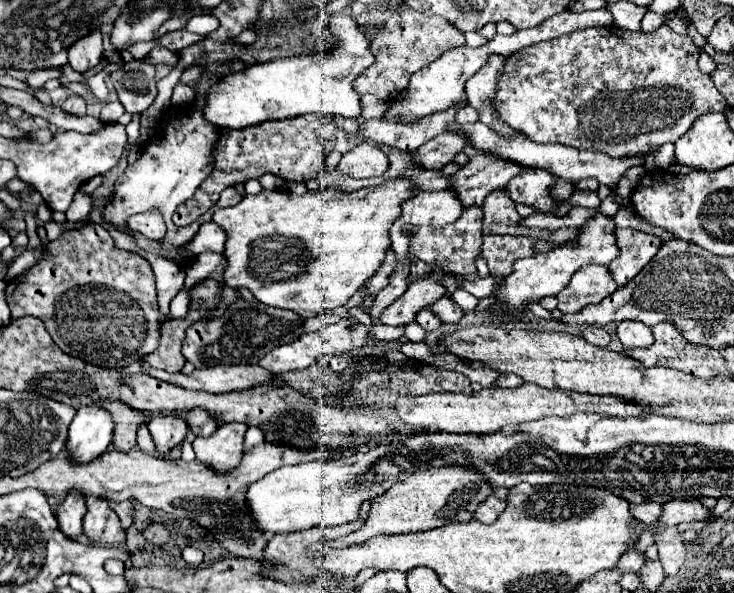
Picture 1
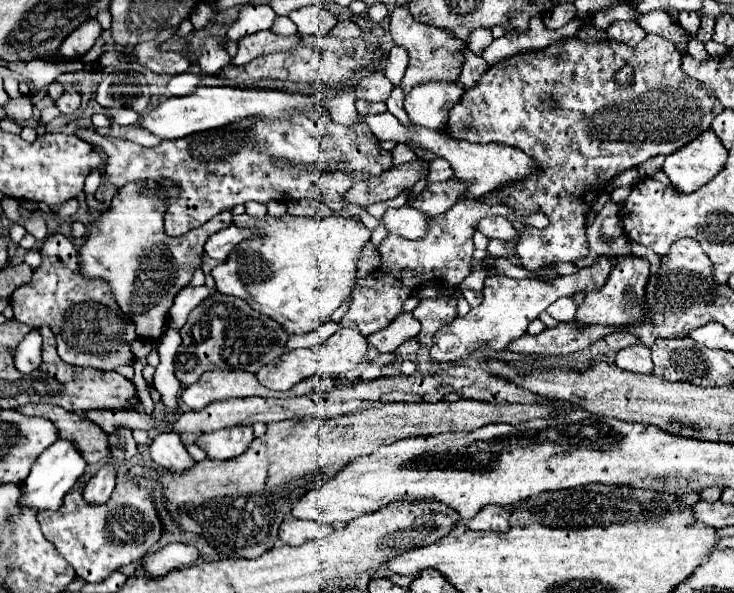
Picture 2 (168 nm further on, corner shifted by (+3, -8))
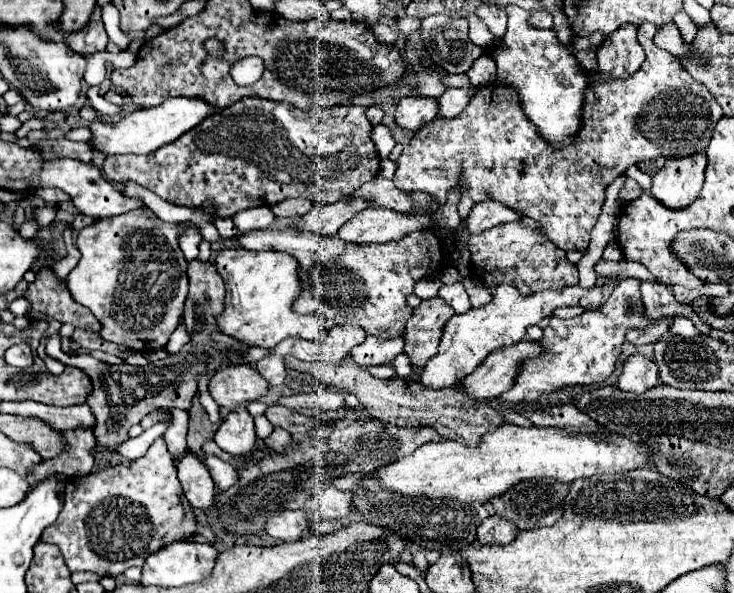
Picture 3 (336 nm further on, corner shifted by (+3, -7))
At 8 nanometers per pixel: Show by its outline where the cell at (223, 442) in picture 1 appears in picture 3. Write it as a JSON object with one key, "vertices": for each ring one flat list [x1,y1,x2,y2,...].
{"vertices":[[244,405,232,409,226,415,226,419,220,423,214,435,214,441,222,451,228,451,232,455,248,455,254,449,254,419]]}

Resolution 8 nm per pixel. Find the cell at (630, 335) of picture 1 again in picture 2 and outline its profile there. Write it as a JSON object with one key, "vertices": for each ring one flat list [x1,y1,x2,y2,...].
{"vertices":[[634,344,616,354,618,368,624,368,628,372,636,374,650,374,652,372,652,360,650,360,650,348,644,344]]}

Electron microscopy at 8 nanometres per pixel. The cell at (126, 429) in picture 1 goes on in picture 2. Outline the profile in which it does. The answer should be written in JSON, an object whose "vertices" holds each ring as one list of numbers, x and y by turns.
{"vertices":[[24,404,18,410,52,420,60,428,60,438,76,440,76,446,80,446,80,452,84,452,90,464,110,458,110,434,88,420,84,412,68,412,64,408,52,408,52,404]]}

